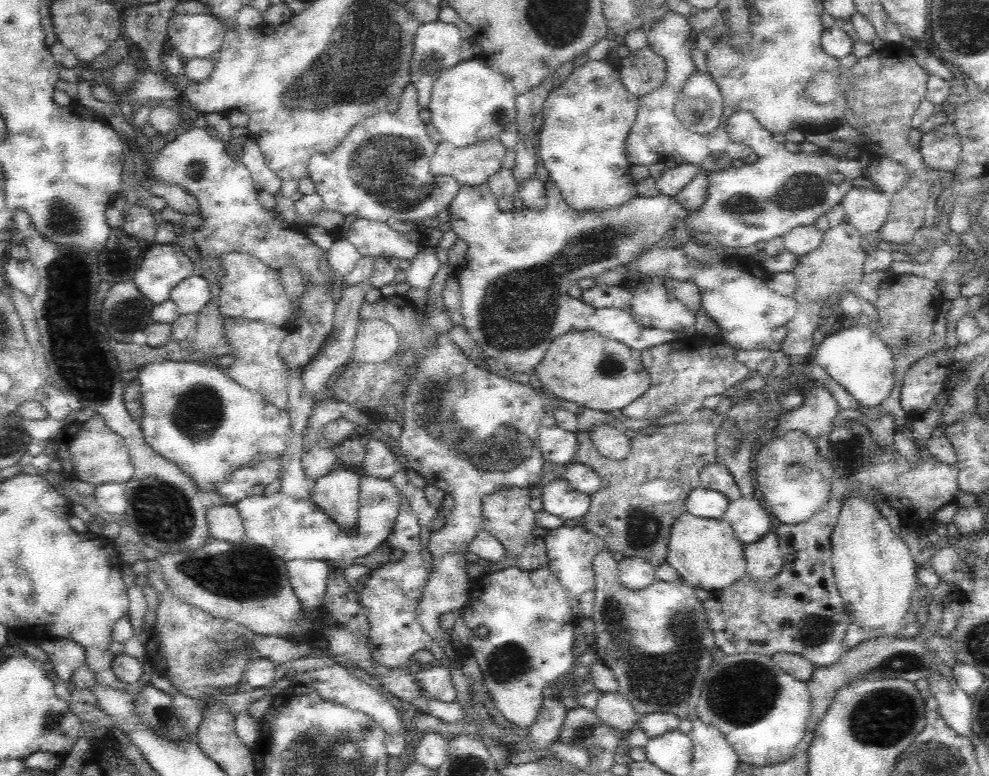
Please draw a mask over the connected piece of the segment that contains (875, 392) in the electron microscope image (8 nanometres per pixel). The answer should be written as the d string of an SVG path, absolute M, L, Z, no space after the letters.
M875 324L840 330L823 340L814 353L811 361L822 367L864 407L878 406L894 388L895 356L877 333Z

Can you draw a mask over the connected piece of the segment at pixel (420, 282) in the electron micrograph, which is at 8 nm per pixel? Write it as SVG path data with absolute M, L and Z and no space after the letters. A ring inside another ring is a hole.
M426 244L419 254L410 261L410 268L403 272L406 277L405 282L414 288L428 289L432 285L432 280L440 265L441 262L436 256L436 248Z

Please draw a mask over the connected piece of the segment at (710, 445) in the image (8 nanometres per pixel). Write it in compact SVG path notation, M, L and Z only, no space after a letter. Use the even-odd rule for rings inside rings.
M702 407L694 410L682 422L664 426L650 425L640 429L637 431L636 436L631 438L630 450L622 460L612 460L609 457L602 456L590 440L588 431L576 432L578 450L573 460L594 469L600 475L600 488L594 494L591 494L591 503L585 515L587 530L592 532L593 535L604 539L604 543L606 543L612 554L620 552L624 557L641 558L648 561L654 568L666 563L672 524L678 519L678 516L682 515L682 512L686 512L687 508L684 506L686 496L690 494L690 491L700 487L699 474L702 466L716 461L716 433L723 420L726 420L727 414L728 412L718 414L712 409ZM656 478L674 480L674 482L682 484L680 496L674 502L662 504L664 506L662 512L656 512L656 506L652 506L652 496L640 494L640 492L644 492L644 484L646 482L656 482Z

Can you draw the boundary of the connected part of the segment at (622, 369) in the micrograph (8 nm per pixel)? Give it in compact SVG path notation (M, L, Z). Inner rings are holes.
M570 332L566 336L554 338L546 352L546 358L542 358L535 368L540 376L540 382L544 384L542 388L547 394L564 400L572 400L581 407L606 413L626 408L651 386L649 373L641 361L641 351L632 350L626 344L604 338L596 332Z

